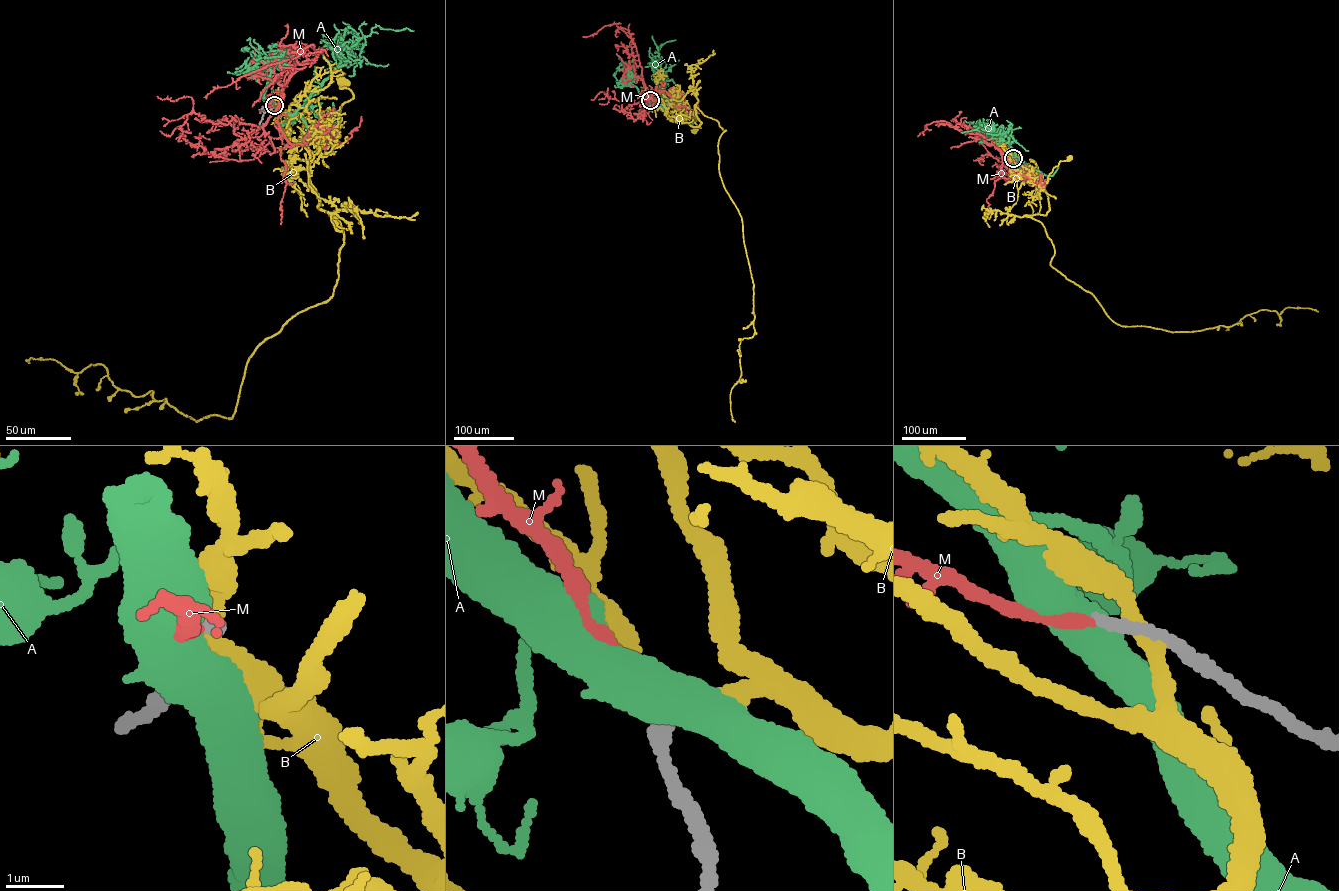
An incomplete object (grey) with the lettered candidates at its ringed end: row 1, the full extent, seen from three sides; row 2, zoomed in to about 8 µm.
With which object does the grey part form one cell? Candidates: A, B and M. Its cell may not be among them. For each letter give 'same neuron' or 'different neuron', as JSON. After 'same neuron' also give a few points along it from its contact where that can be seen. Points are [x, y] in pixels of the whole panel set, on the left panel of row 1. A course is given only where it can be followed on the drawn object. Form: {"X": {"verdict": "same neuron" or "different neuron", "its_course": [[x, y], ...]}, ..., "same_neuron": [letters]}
{"A": {"verdict": "different neuron"}, "B": {"verdict": "different neuron"}, "M": {"verdict": "same neuron", "its_course": [[274, 106], [291, 75], [315, 62], [312, 44], [297, 57], [240, 77], [204, 97]]}, "same_neuron": ["M"]}

